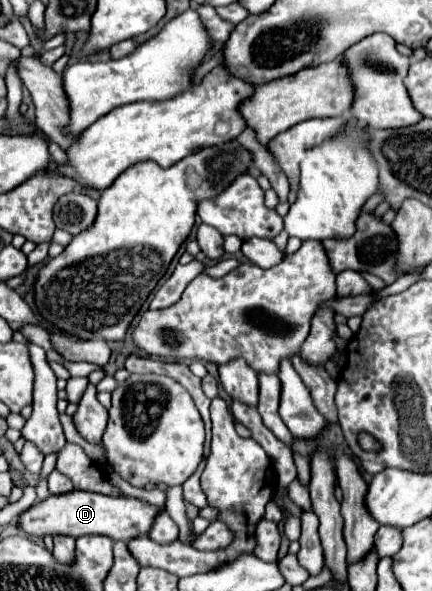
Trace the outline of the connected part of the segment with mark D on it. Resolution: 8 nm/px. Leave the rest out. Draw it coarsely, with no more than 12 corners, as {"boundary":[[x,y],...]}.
{"boundary":[[88,491],[50,495],[18,515],[32,537],[150,531],[160,507]]}

